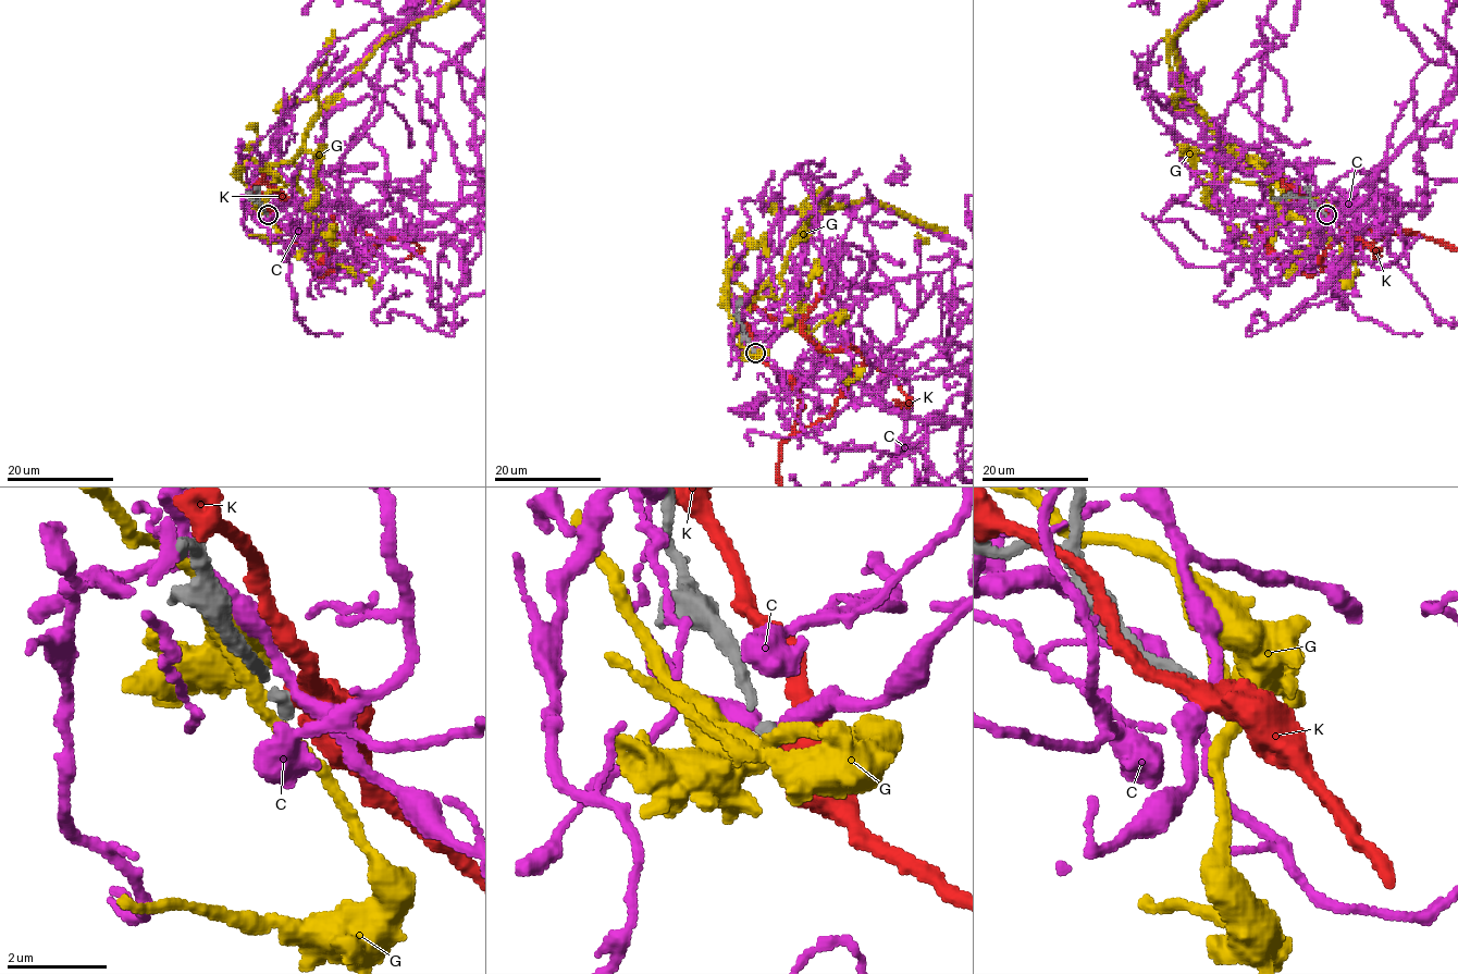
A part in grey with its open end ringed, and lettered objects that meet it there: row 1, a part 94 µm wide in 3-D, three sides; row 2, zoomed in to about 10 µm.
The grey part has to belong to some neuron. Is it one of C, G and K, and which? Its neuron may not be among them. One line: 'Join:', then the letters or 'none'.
Join: none

